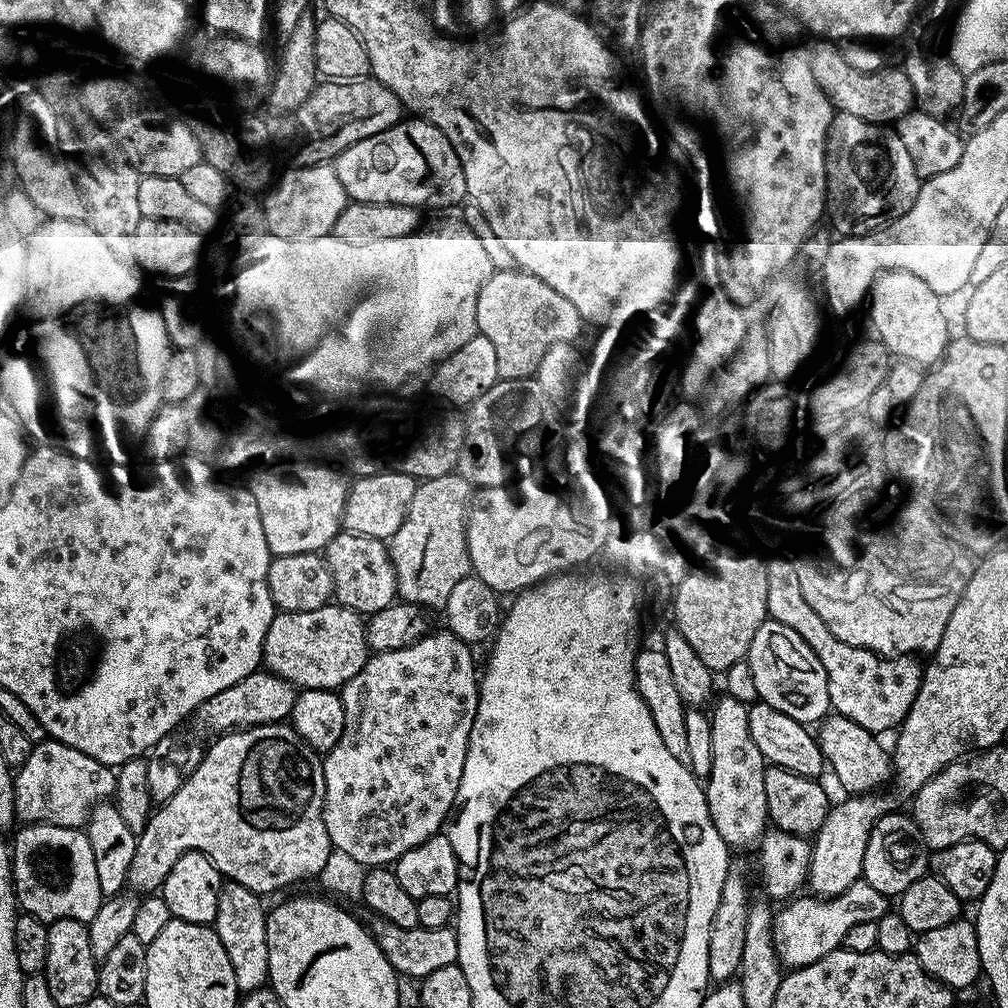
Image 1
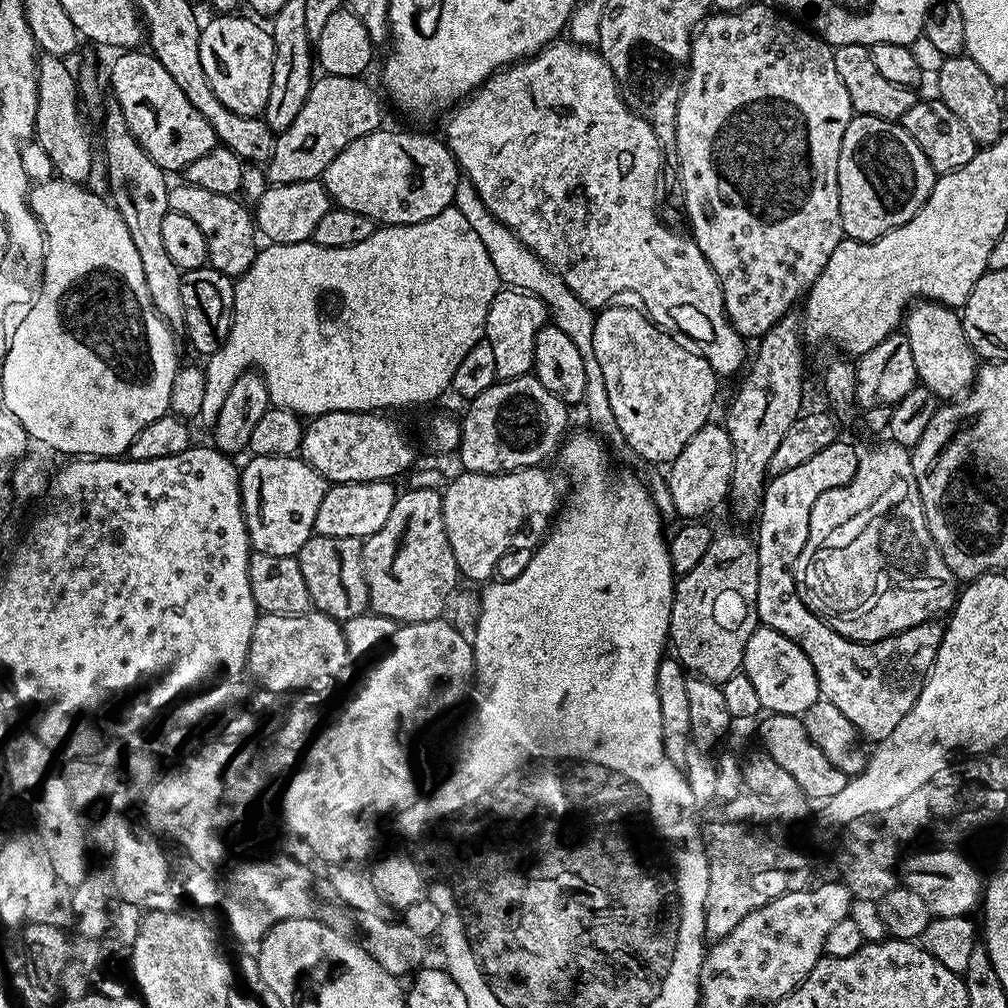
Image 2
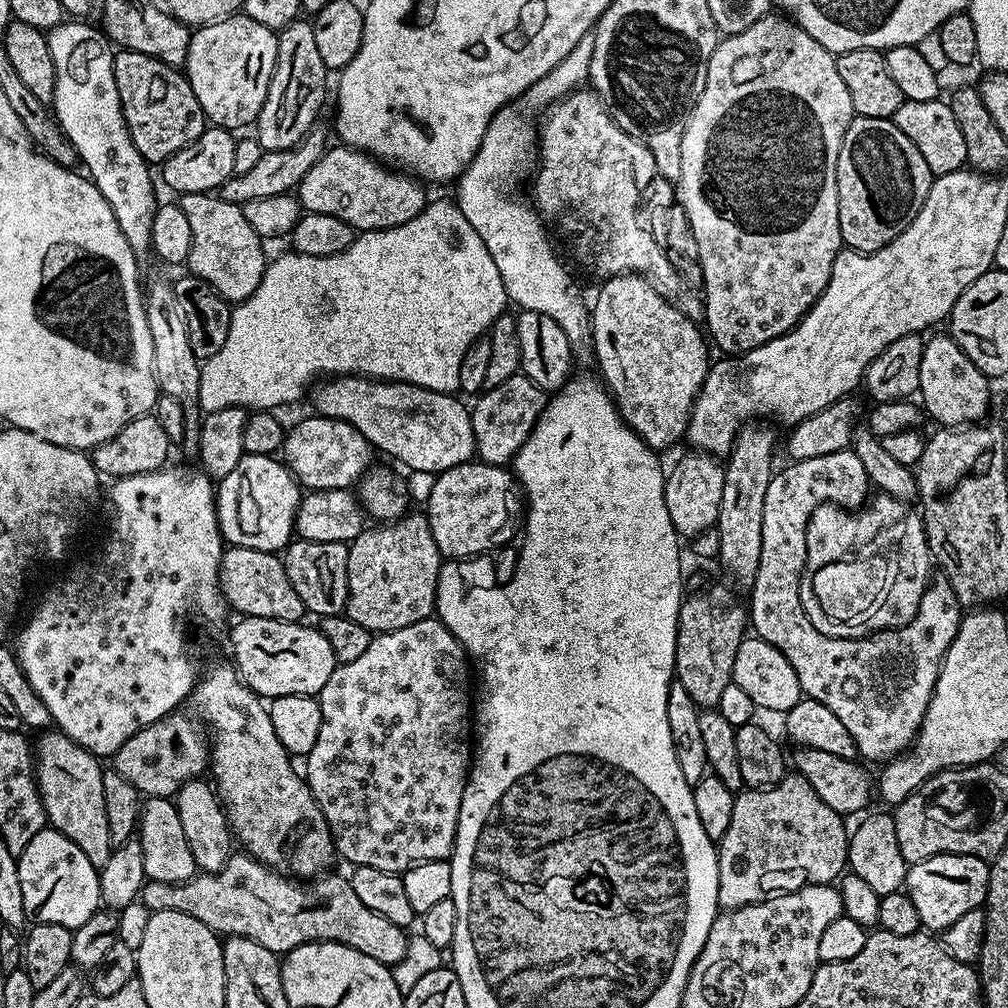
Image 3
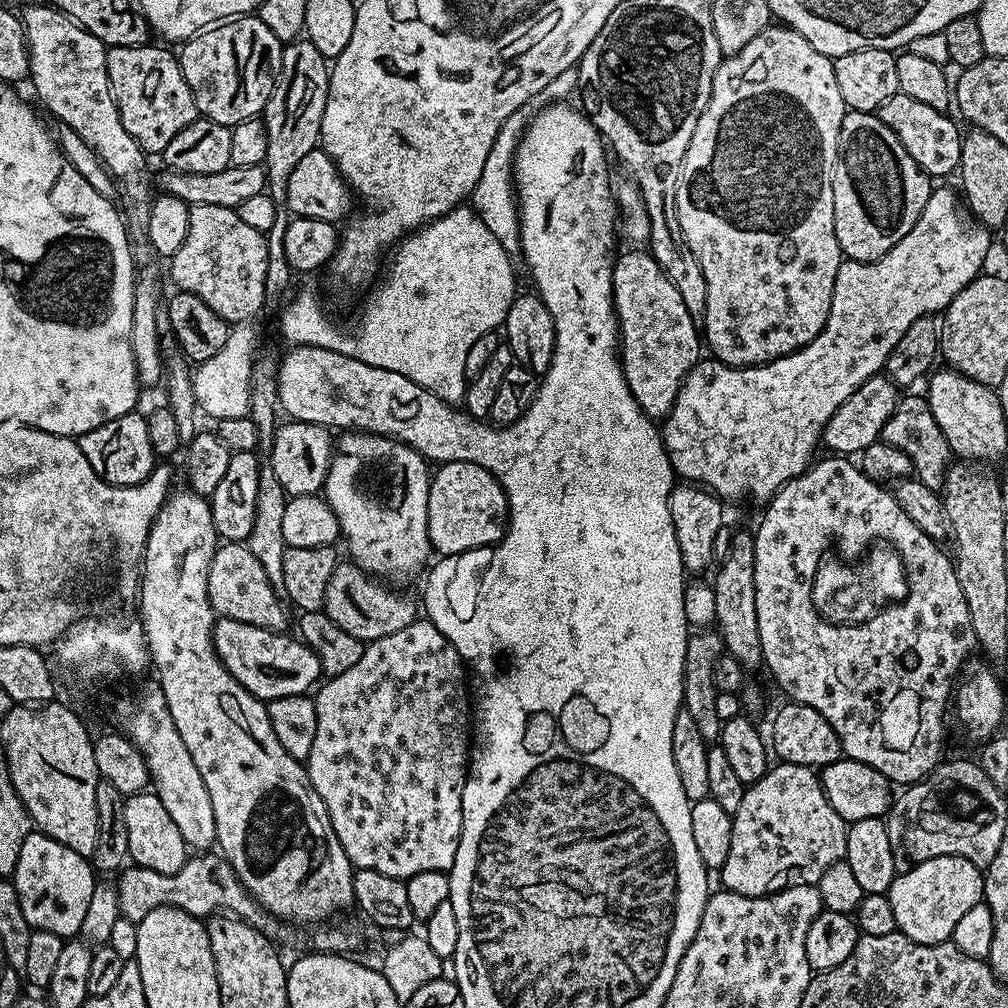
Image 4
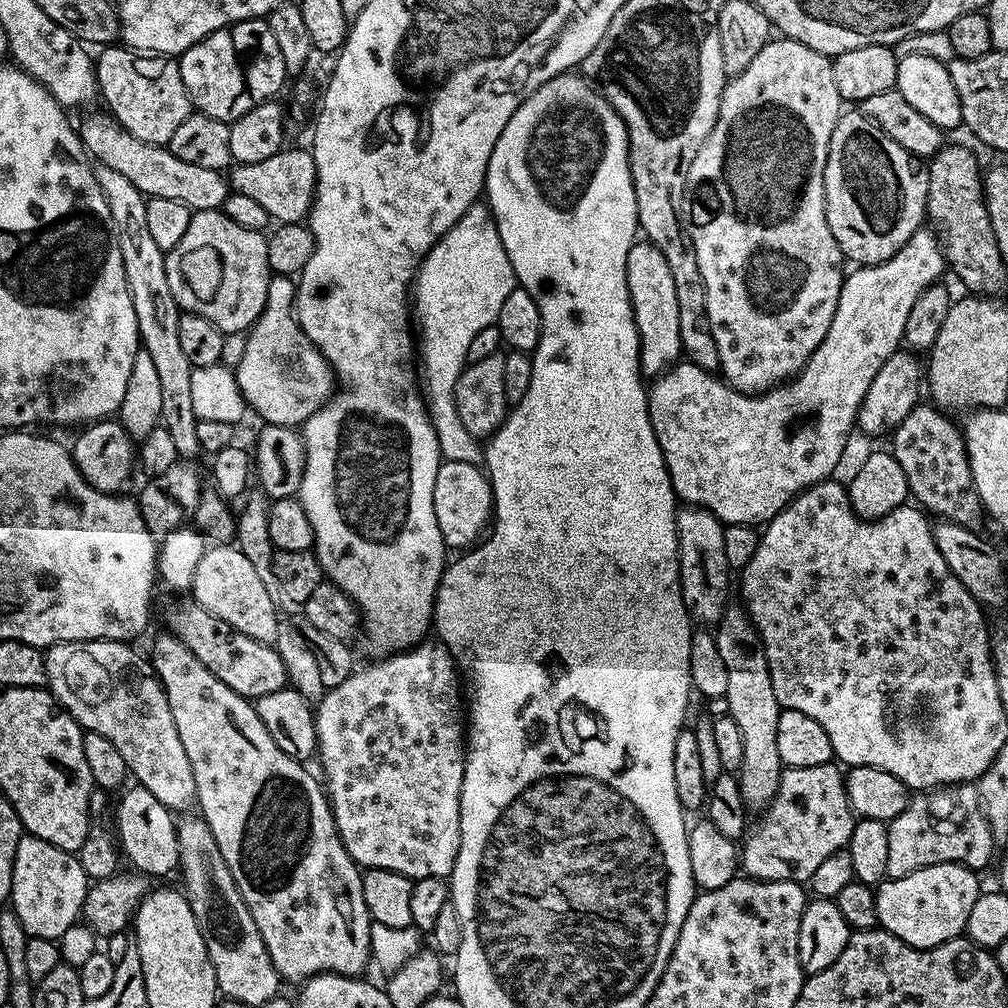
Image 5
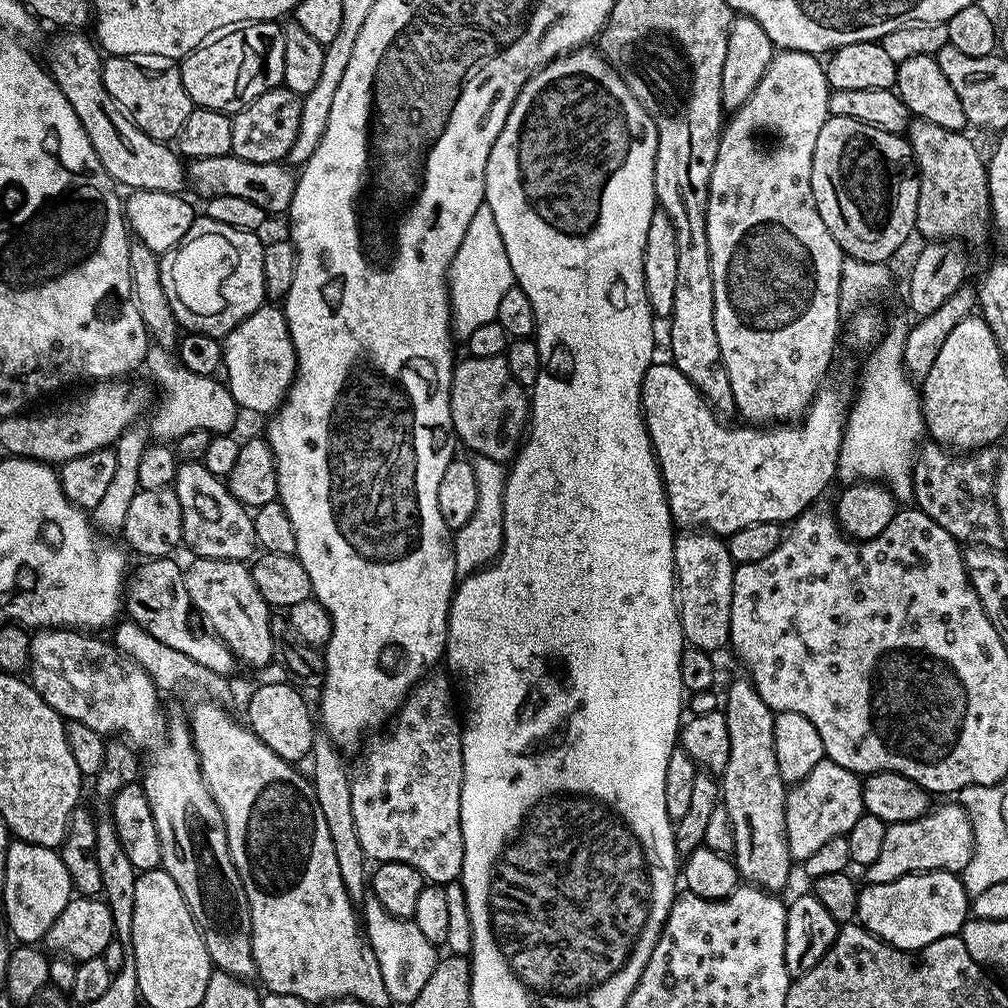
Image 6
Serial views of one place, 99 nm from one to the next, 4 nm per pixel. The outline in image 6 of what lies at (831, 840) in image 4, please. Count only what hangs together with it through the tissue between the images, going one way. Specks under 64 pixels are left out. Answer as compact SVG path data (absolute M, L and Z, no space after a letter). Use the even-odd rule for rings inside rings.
M822 759L806 778L787 789L785 802L785 834L788 836L789 854L793 861L802 862L819 850L830 838L847 836L850 826L865 815L864 785L855 772L838 766L830 759Z

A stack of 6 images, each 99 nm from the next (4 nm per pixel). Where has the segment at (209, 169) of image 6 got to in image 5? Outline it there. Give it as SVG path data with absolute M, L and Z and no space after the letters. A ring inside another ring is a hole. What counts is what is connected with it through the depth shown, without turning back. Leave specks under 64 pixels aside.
M285 147L263 162L233 163L227 177L232 192L254 198L277 225L299 224L311 213L312 199L316 196L316 167L307 147Z

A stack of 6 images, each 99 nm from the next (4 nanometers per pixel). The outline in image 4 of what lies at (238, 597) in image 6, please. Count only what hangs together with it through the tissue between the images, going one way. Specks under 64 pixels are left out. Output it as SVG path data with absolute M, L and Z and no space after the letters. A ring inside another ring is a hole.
M236 542L217 548L215 560L209 570L208 594L212 608L223 619L241 620L273 630L283 629L284 608L280 605L281 597L267 580L266 570L260 568L252 559L251 550ZM228 559L232 559L229 564L221 561Z

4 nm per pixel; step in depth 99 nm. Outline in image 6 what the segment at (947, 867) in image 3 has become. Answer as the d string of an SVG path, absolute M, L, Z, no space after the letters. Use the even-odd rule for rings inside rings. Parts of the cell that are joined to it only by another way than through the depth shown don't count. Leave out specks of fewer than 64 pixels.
M916 872L894 882L868 884L860 888L856 920L867 932L873 932L879 940L893 944L904 952L917 952L919 948L938 942L943 936L955 936L970 918L970 897L964 889L964 881L954 872Z

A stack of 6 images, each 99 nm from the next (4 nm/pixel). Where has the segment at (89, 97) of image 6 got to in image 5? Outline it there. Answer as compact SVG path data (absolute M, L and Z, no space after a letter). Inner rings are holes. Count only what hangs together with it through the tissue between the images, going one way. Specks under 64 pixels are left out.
M101 110L85 118L78 124L80 141L84 143L89 157L96 164L110 166L118 170L128 181L134 182L138 190L148 198L170 198L182 202L193 212L215 212L223 209L230 194L228 177L221 170L206 170L206 166L194 166L191 162L182 162L167 147L134 138L107 111Z

